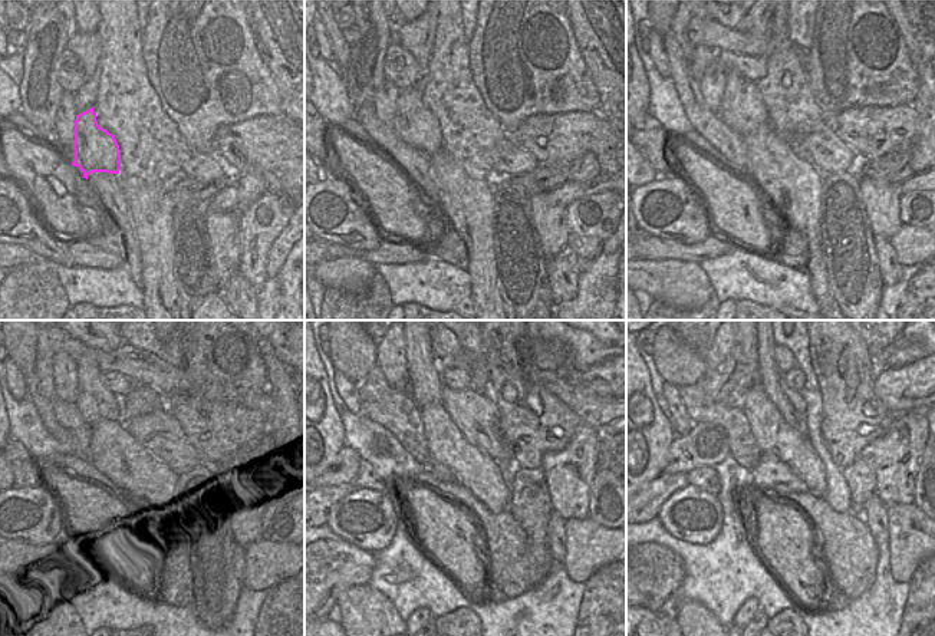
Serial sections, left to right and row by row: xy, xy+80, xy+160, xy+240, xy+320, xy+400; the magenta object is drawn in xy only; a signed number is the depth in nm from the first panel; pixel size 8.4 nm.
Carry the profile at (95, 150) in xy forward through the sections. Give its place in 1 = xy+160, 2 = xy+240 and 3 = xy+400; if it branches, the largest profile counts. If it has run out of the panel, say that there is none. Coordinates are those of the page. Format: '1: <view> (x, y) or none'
1: xy+160 (741, 109)
2: xy+240 (96, 404)
3: xy+400 (749, 349)

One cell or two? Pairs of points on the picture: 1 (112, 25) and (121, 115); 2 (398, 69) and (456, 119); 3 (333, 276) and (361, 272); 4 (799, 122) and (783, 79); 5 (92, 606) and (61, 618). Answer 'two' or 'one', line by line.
1: one
2: two
3: one
4: one
5: two

